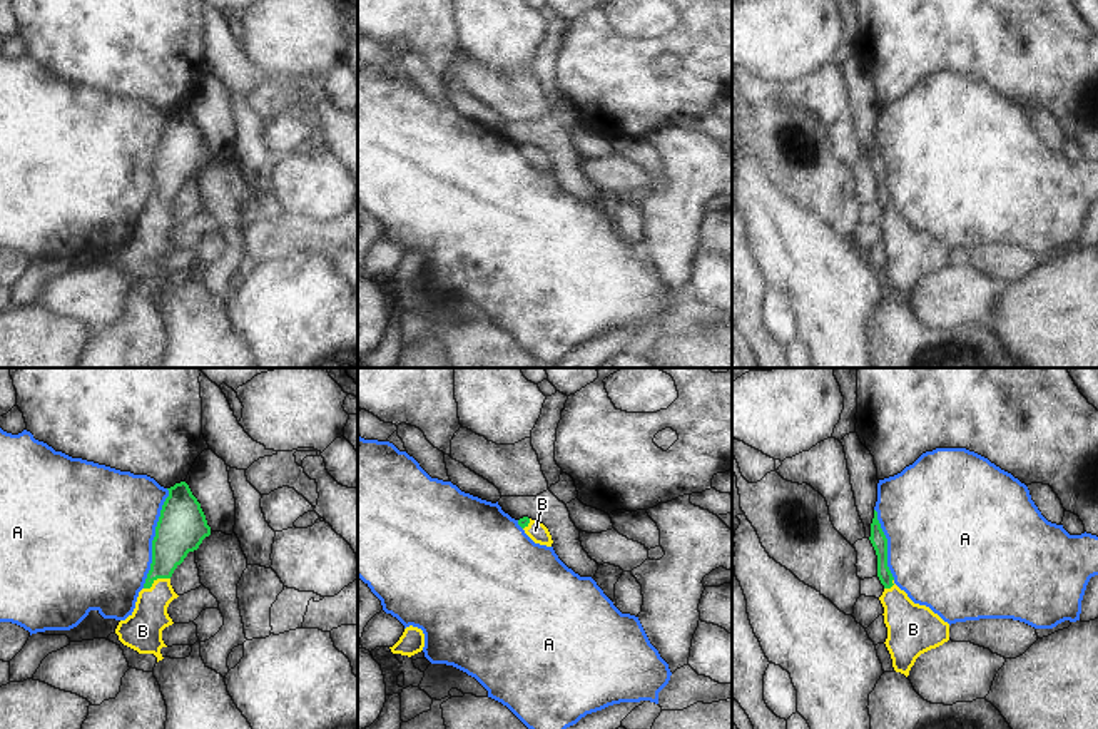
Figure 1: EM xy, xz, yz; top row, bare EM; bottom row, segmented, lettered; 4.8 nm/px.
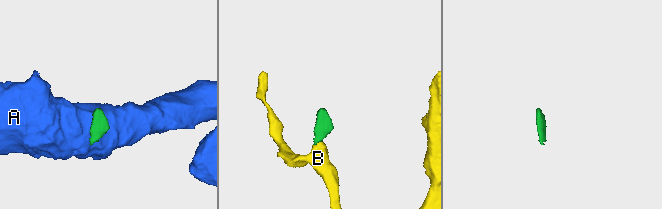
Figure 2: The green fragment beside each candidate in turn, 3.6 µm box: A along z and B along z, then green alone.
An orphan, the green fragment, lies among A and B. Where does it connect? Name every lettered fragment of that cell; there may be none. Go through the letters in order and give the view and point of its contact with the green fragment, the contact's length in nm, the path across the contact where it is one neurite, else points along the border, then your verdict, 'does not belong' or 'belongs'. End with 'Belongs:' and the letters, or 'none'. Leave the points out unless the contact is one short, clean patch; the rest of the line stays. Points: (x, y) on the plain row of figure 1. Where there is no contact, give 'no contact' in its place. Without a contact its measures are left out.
A: xy (154, 164) | 500 nm | does not belong
B: xy (156, 204) | 140 nm | across xy (177, 158), (156, 204), (151, 241), (142, 254) | belongs
Belongs: B

